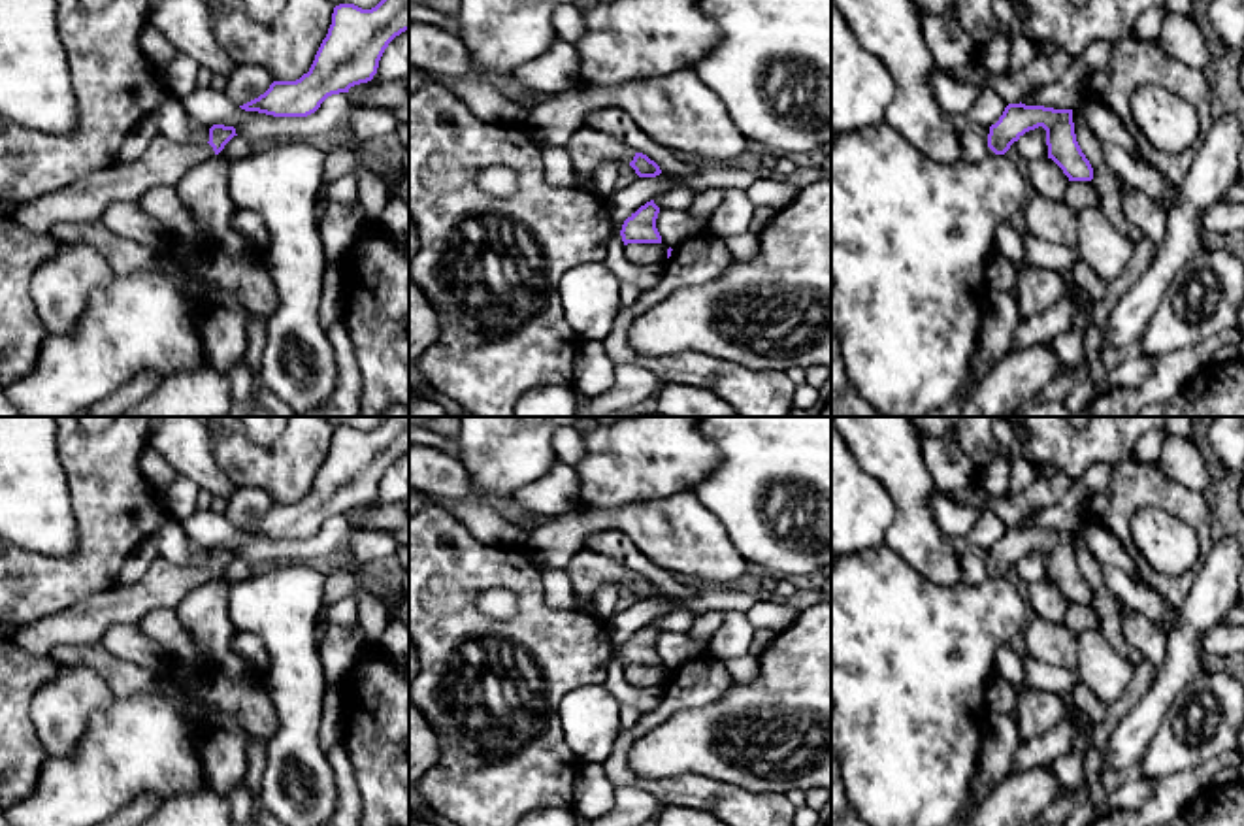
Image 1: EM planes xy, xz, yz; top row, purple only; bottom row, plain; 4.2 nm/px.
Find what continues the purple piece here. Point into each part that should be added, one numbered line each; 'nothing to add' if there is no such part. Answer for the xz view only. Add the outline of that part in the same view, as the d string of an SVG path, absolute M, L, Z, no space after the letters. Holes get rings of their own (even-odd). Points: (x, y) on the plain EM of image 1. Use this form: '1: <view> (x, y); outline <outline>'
1: xz (587, 568); outline M588 547L571 556L565 571L569 573L579 609L592 602L599 585L613 583L630 586L635 579L635 573L626 564Z

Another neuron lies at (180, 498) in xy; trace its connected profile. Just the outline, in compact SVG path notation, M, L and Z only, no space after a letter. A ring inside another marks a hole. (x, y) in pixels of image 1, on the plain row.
M177 473L175 479L158 490L166 511L179 520L196 513L200 487L188 477Z

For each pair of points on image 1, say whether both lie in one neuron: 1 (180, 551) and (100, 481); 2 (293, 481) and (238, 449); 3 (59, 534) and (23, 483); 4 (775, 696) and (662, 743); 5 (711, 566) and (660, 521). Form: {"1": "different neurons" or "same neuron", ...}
{"1": "different neurons", "2": "same neuron", "3": "same neuron", "4": "same neuron", "5": "same neuron"}

